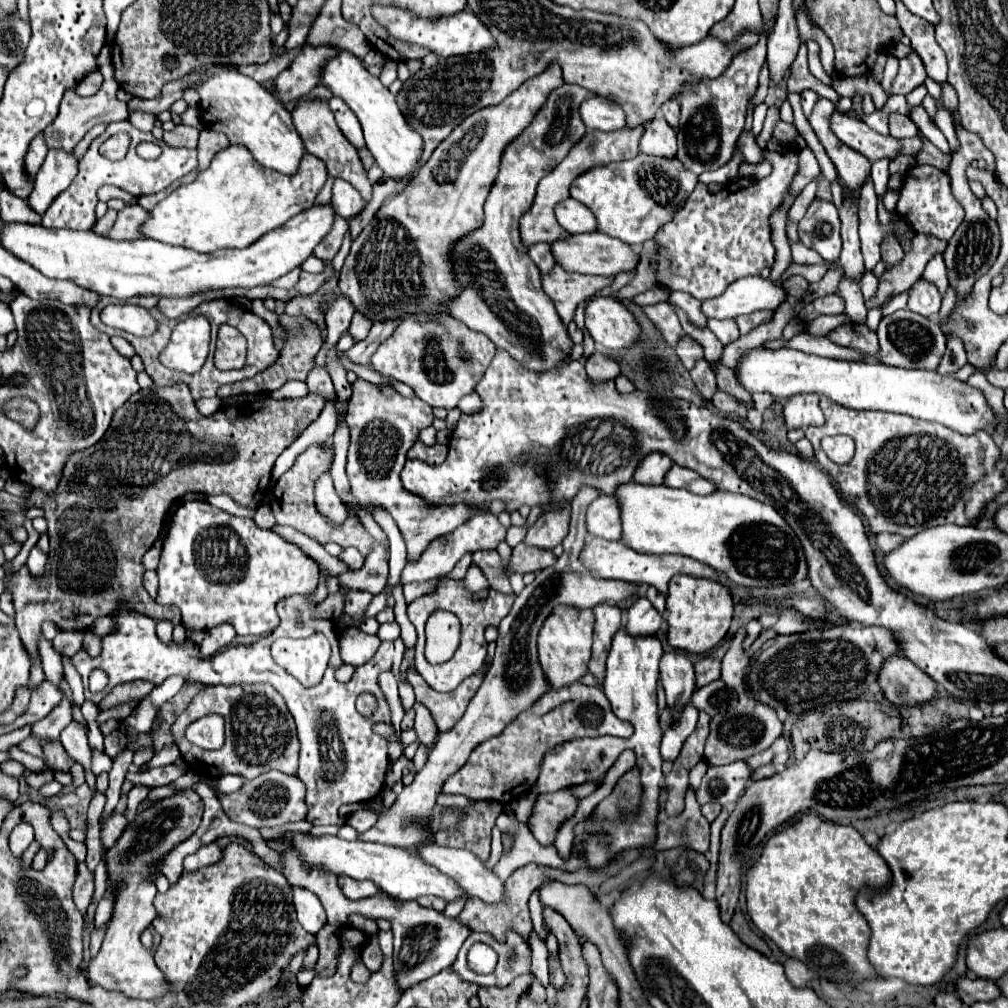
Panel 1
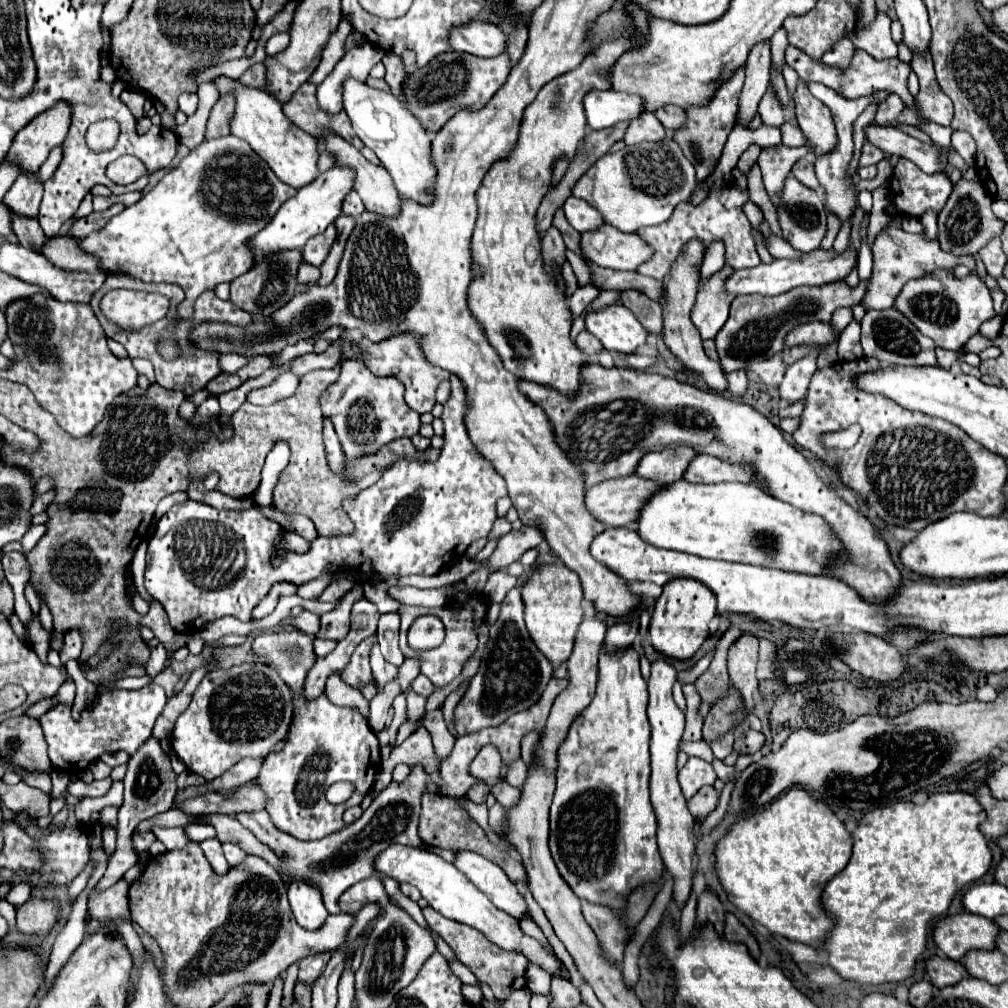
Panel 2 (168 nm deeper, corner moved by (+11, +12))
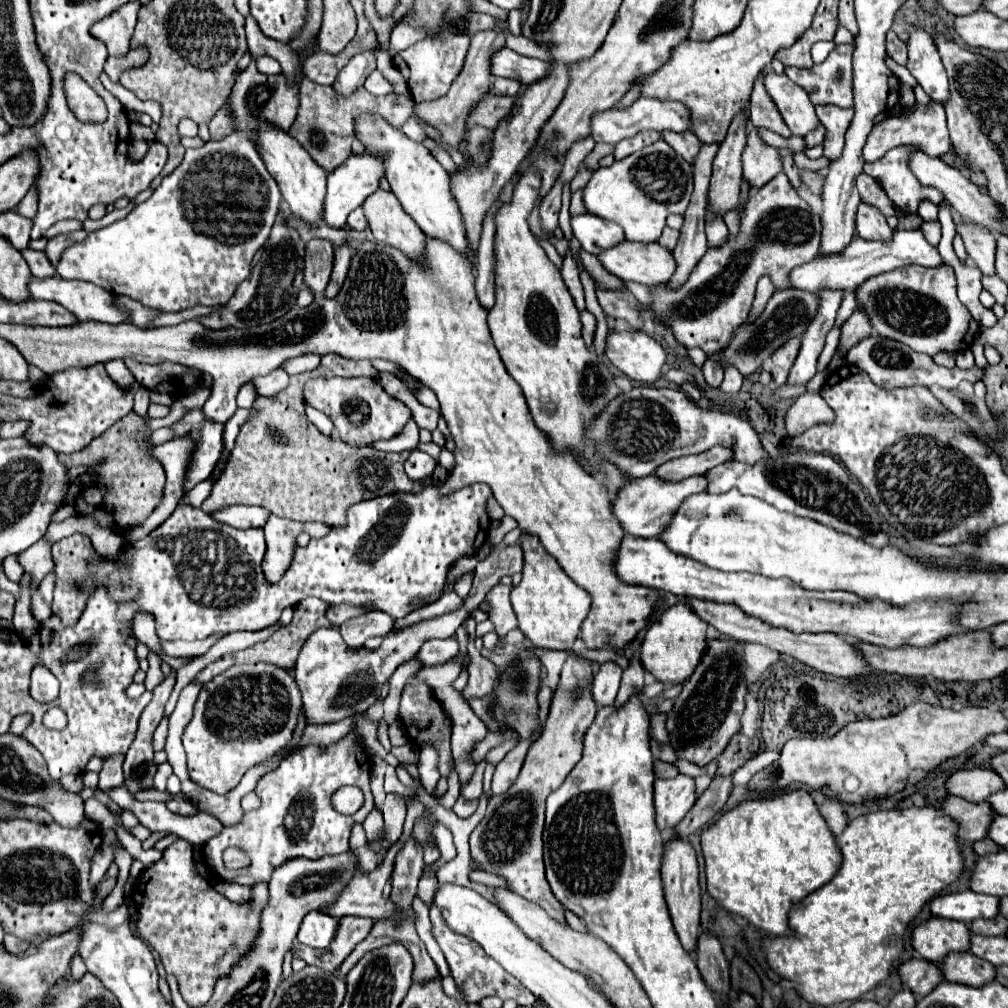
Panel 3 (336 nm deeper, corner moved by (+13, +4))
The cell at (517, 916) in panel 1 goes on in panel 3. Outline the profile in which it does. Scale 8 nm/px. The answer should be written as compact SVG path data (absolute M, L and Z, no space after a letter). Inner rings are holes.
M430 904L430 922L432 922L432 934L434 934L436 942L440 944L442 952L446 956L446 962L450 966L450 976L454 978L454 982L466 1002L480 1002L486 996L498 996L502 1000L516 1000L518 1004L526 1004L526 1006L534 1004L536 998L532 996L532 992L528 992L528 988L524 988L500 964L496 964L496 960L492 960L490 956L484 956L482 948L474 940L460 936L448 928L448 924L444 922L436 904Z

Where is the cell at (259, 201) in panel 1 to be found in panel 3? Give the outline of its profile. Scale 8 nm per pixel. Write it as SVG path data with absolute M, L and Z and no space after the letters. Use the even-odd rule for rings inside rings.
M234 132L218 142L210 140L200 148L186 150L182 164L162 180L146 202L138 204L126 218L68 246L56 264L56 272L64 280L86 280L116 296L128 296L162 312L186 310L196 304L220 306L248 278L252 258L268 240L280 202L278 184L266 170L254 144L244 134Z

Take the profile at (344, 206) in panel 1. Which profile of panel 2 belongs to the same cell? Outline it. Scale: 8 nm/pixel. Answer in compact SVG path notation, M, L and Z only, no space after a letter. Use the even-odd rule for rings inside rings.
M352 190L352 192L346 196L344 204L342 204L342 214L348 214L348 216L360 216L362 212L364 212L364 204L362 204L360 196L356 194L356 190Z

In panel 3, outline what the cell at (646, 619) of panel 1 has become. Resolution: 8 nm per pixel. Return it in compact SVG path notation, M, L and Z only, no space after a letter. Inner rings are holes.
M614 662L600 664L600 670L592 682L592 698L598 710L614 702L618 686L620 686L620 676L622 676L622 668L618 664Z

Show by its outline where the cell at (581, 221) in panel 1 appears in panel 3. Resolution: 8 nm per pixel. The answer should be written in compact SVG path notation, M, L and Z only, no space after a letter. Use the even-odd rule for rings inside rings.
M592 214L572 216L570 224L582 248L596 256L608 248L614 248L626 238L624 230L618 224L612 224L610 220L600 220L598 216L592 216Z

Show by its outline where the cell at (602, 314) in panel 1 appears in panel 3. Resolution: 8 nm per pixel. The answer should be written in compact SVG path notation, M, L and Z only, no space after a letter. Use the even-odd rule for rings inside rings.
M614 332L606 340L608 360L628 378L654 386L662 378L666 352L662 344L644 332Z

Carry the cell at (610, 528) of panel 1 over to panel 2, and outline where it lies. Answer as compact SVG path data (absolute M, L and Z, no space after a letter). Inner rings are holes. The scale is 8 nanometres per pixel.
M636 474L604 480L586 490L584 504L588 512L608 528L634 526L640 506L658 488L662 488L662 484L638 478Z

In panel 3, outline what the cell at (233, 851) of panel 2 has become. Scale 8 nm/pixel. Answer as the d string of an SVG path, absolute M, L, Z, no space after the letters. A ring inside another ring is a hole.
M348 734L336 744L326 746L308 746L290 754L278 770L266 774L258 786L256 794L262 798L262 806L242 816L236 826L224 826L220 834L210 838L202 846L206 864L220 876L224 882L236 882L244 886L256 886L260 882L268 884L272 872L292 858L318 860L324 856L336 856L350 850L350 830L352 824L362 824L364 818L372 812L374 800L370 784L364 778L364 772L370 774L370 762L364 752L354 744L354 734ZM354 784L364 790L366 804L354 816L342 816L330 804L332 794L344 786ZM228 846L240 846L250 856L252 864L246 870L226 870L222 862L222 852Z

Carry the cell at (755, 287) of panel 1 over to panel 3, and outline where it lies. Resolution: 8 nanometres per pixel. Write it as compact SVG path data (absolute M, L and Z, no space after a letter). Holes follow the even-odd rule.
M896 230L892 234L890 240L862 240L860 236L856 240L852 240L852 244L836 254L836 256L816 256L812 262L796 268L790 276L790 284L792 288L798 288L798 290L808 290L808 292L814 292L818 294L820 288L844 288L846 292L854 290L862 280L870 278L870 276L876 276L876 274L882 274L882 272L890 272L890 270L896 270L896 268L902 268L902 266L910 266L910 264L916 264L916 266L924 266L924 268L938 268L938 266L944 266L944 260L942 256L938 254L938 248L932 246L922 230Z

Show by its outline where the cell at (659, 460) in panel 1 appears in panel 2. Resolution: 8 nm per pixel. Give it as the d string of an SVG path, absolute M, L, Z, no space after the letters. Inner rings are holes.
M666 448L662 452L648 452L640 460L636 474L646 480L668 484L682 478L682 468L686 468L686 460L690 460L690 456L696 456L692 448Z

